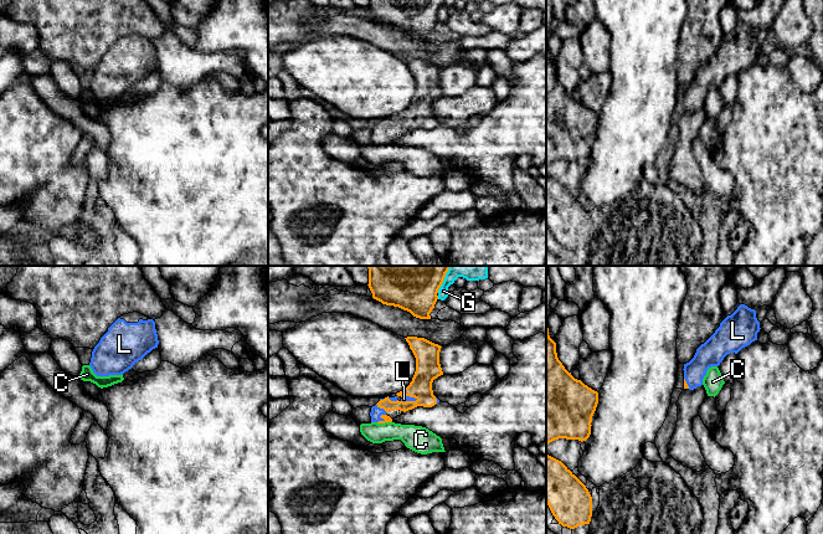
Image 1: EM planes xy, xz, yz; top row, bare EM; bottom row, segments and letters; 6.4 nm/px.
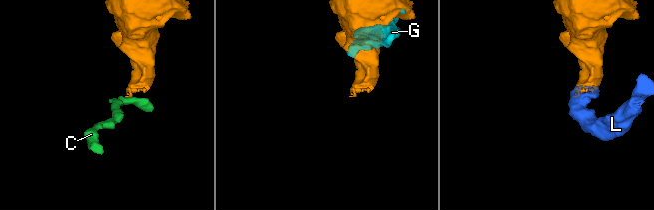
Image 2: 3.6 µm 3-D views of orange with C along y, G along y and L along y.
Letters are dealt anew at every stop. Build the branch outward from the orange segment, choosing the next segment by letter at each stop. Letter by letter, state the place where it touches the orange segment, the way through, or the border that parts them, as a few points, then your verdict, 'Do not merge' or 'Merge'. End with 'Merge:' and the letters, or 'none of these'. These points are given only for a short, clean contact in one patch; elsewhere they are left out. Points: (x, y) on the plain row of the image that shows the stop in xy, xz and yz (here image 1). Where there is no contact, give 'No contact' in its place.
C: Touches orange at xz (384, 144). Boundary: xz (391, 143), (376, 144). Do not merge
G: Touches orange at xz (441, 6). Do not merge
L: Touches orange at xz (381, 129). Merge
Merge: L

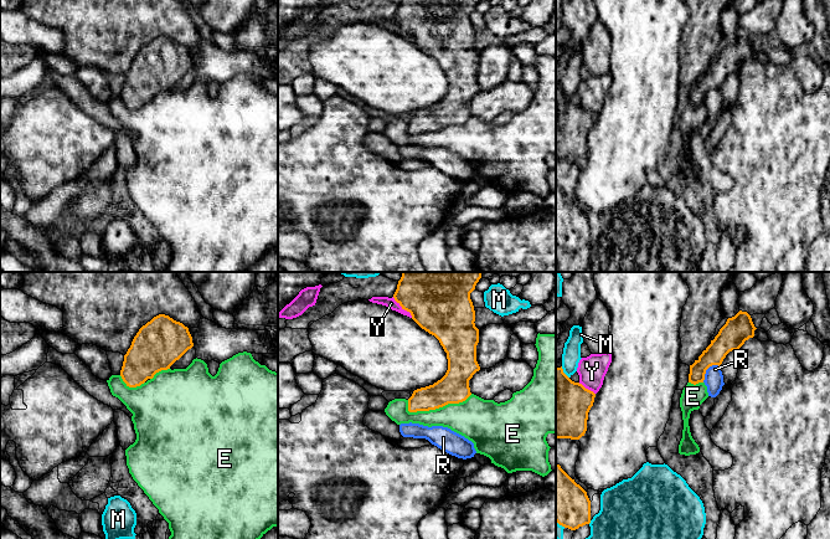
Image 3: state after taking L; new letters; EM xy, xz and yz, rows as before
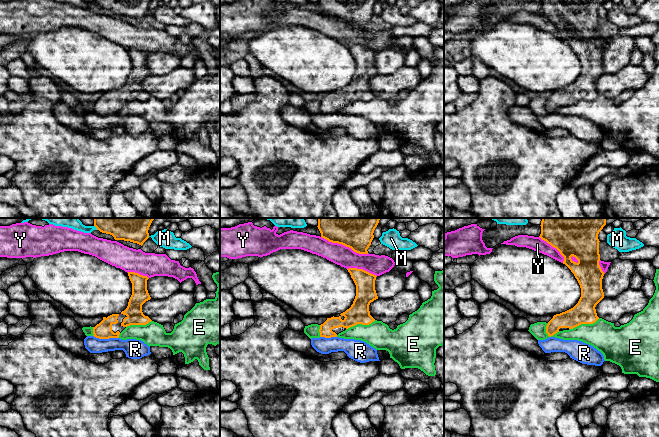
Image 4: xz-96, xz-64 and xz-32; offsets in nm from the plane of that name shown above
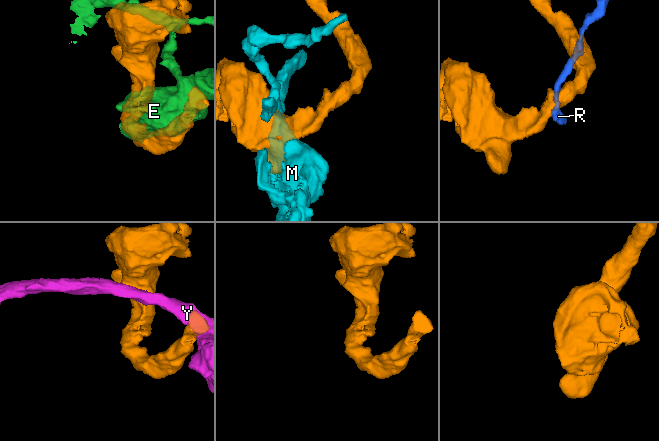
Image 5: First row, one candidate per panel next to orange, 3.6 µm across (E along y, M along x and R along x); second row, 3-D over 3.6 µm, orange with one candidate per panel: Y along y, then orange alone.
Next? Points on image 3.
E: Touches orange at xz (439, 128). Do not merge
M: Touches orange at yz (589, 244). Do not merge
R: Touches orange at yz (706, 91). Boundary: yz (717, 86), (712, 86), (706, 92), (702, 103). Do not merge
Y: Touches orange at xz (403, 30). Do not merge
Merge: none of these

